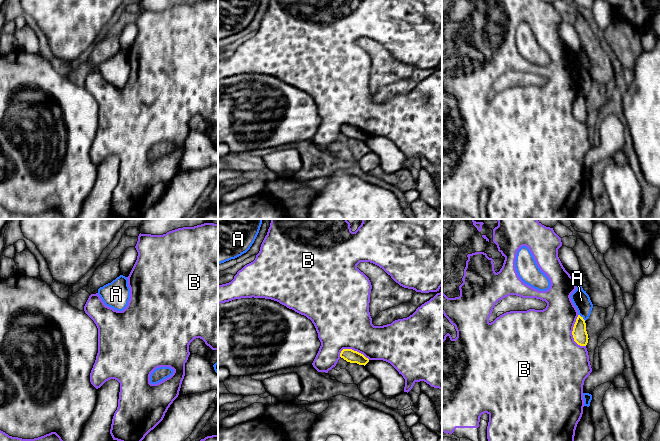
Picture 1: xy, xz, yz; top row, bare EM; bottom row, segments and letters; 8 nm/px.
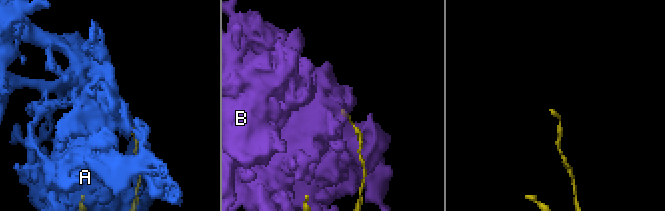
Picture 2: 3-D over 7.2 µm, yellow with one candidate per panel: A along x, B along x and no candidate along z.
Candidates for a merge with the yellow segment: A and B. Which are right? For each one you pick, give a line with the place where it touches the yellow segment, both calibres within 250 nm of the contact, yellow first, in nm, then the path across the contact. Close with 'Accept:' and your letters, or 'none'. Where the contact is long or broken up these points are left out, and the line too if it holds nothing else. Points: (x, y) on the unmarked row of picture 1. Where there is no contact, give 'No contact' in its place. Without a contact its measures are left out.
Accept: none

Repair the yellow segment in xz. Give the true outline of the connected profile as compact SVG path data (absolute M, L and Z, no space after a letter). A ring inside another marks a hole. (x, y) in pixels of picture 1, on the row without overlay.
M343 125L340 129L340 133L347 138L357 139L364 142L369 138L369 135L366 134L363 130L352 125Z

